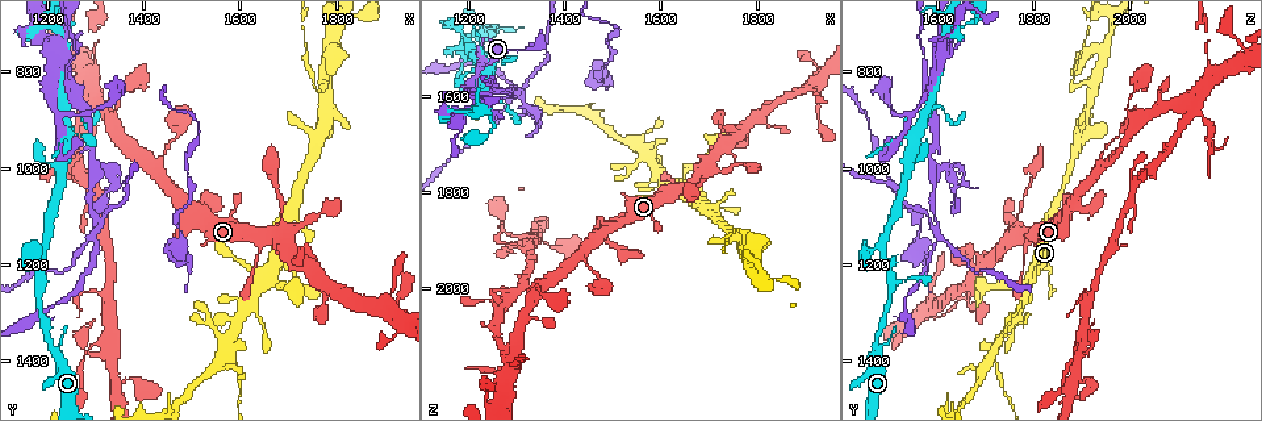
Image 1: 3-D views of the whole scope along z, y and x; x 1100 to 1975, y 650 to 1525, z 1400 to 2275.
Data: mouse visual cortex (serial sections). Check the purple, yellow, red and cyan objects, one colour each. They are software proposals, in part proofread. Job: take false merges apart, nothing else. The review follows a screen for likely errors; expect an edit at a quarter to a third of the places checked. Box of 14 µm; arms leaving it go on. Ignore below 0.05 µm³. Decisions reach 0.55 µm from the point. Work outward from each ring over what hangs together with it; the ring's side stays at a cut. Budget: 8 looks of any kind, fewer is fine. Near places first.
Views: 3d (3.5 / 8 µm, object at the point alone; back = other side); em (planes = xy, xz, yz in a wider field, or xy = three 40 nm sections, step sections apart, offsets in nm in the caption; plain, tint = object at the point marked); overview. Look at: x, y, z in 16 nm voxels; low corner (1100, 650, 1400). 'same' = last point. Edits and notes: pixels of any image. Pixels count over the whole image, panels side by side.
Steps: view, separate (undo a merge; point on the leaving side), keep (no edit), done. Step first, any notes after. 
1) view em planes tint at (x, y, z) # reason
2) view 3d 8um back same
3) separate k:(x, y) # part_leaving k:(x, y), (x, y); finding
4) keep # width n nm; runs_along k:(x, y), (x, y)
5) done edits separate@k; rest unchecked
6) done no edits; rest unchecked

view em xy step 1 tint at (1580, 1395, 1710) # sudden change in width

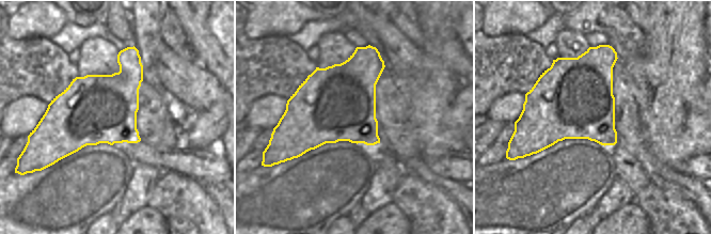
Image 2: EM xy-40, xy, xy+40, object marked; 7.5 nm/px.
view 3d 3.5um same

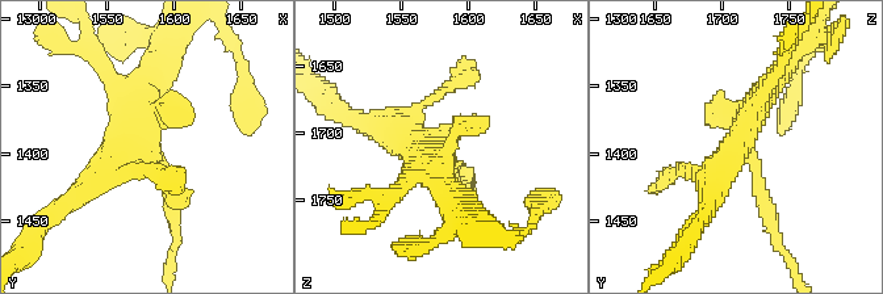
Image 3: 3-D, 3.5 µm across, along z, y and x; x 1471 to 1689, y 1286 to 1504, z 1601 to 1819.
separate 3:(762, 208) # part_leaving 3:(754, 163), (770, 227), (794, 272); a second cell is stuck on

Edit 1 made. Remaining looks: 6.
view overview # redraw

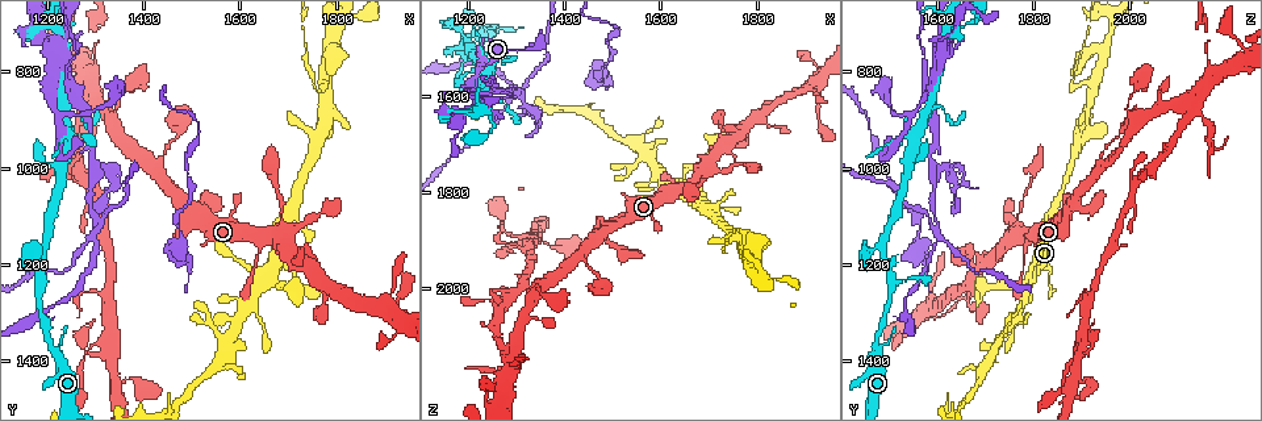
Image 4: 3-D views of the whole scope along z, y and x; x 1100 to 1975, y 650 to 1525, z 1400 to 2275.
view em xy step 3 tint at (1765, 845, 1875) # sharp bend

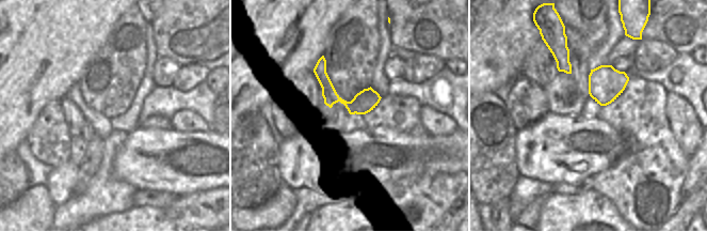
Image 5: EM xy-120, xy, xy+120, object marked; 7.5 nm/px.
view 3d 3.5um same

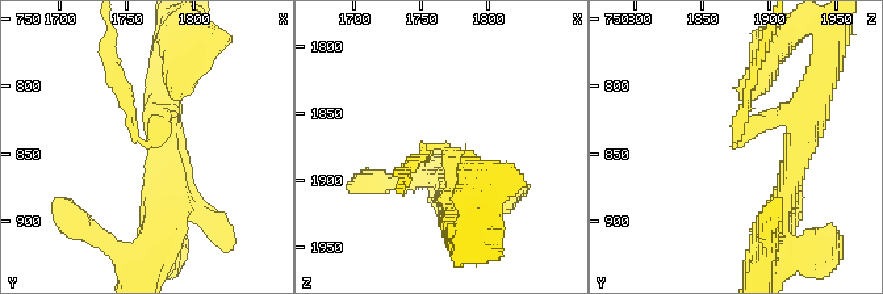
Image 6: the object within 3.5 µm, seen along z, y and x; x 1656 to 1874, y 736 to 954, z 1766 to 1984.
separate 6:(125, 95) # arm_widths 150, 300 nm; part_leaving 6:(142, 141), (109, 36); a second cell is stuck on

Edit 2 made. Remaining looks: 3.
view 3d 3.5um at (1220, 900, 1540) # a fork

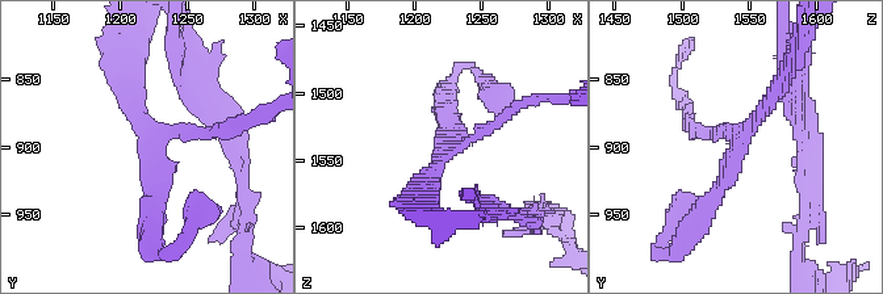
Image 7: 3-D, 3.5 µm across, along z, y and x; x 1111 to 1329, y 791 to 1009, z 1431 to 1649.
view em xy step 5 tint at (1222, 908, 1542) # arms 3; arm_widths 150, 200, 250 nm; now the EM

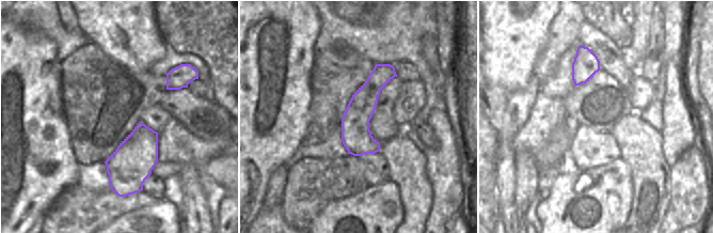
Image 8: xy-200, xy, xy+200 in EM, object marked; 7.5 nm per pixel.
keep # one cell here

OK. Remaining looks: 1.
done edits separate@3, separate@6; rest unchecked

